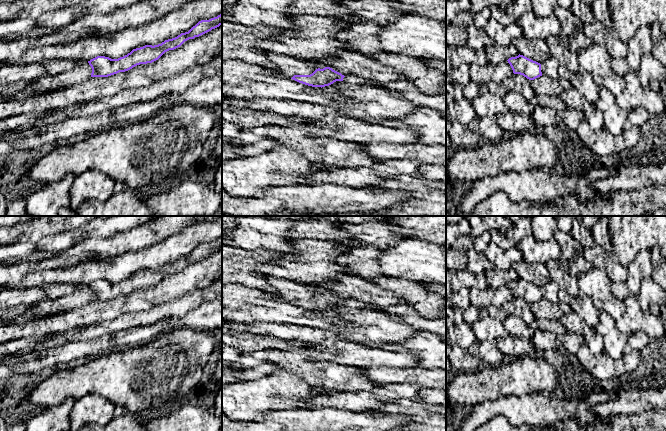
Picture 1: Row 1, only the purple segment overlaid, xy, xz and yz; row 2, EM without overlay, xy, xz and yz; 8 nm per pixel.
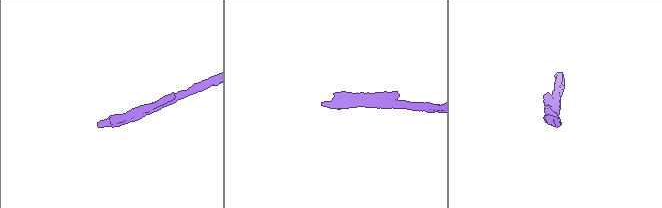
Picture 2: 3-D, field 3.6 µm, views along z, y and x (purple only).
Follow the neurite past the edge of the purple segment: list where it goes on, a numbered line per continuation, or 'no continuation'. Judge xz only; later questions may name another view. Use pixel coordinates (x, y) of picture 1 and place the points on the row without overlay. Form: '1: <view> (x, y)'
1: xz (287, 290)

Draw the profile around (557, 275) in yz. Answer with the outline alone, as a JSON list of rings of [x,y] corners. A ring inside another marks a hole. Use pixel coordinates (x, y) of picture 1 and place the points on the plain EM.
[[[549,260],[546,266],[548,269],[548,276],[552,282],[556,283],[560,288],[564,288],[571,297],[580,294],[577,277],[566,274],[560,268],[558,260]]]

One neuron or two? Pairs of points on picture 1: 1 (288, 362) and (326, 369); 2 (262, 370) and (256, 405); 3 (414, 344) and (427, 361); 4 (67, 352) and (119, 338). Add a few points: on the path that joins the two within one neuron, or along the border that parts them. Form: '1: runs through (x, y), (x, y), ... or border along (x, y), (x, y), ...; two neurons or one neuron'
1: runs through (297, 362), (306, 369), (317, 369); one neuron
2: border along (280, 369), (258, 378), (238, 381); two neurons
3: runs through (418, 348), (425, 357); one neuron
4: runs through (80, 352), (106, 344); one neuron

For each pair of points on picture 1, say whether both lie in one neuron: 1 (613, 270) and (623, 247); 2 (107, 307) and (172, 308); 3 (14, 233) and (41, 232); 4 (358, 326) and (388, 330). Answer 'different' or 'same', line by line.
1: different
2: different
3: same
4: same

